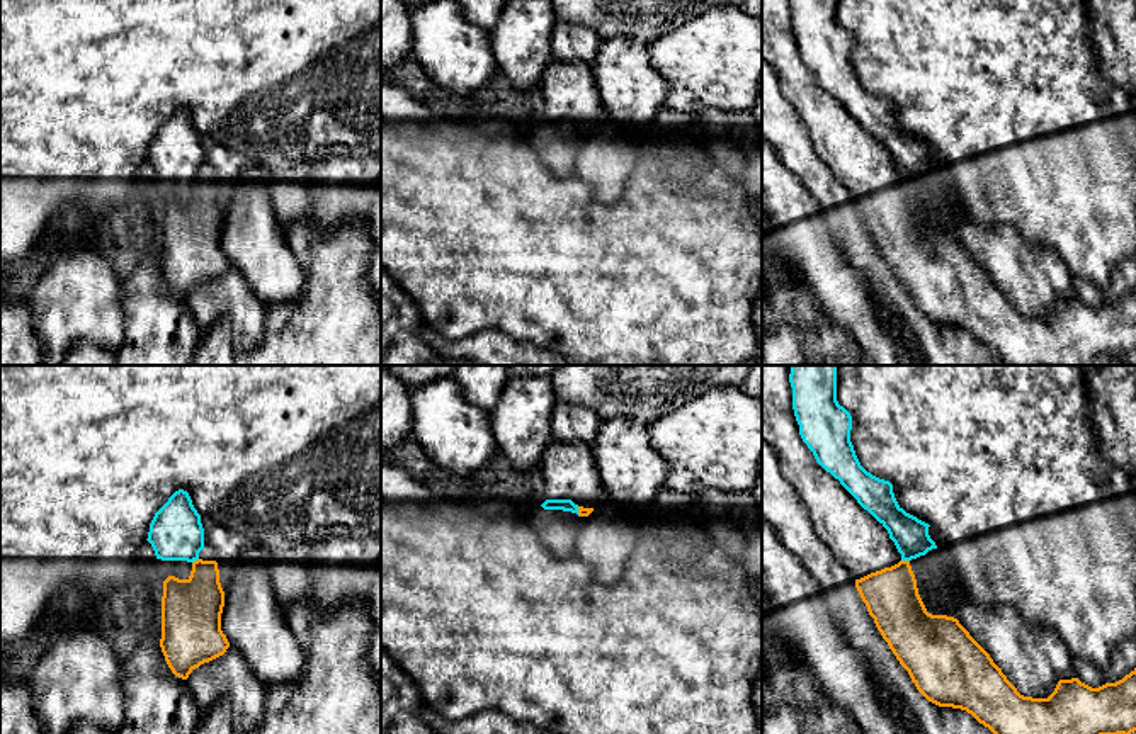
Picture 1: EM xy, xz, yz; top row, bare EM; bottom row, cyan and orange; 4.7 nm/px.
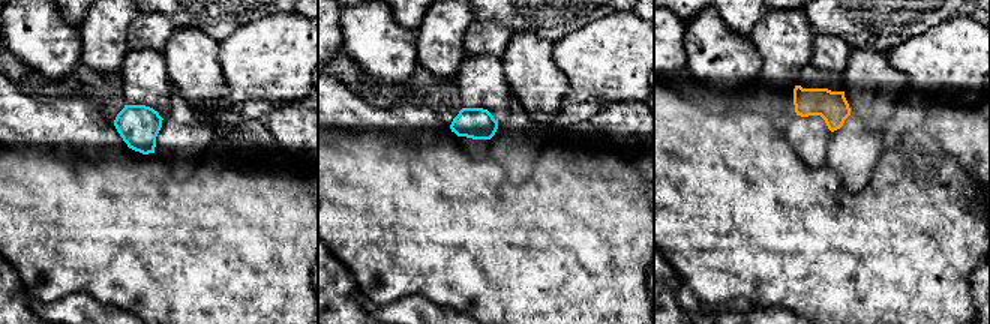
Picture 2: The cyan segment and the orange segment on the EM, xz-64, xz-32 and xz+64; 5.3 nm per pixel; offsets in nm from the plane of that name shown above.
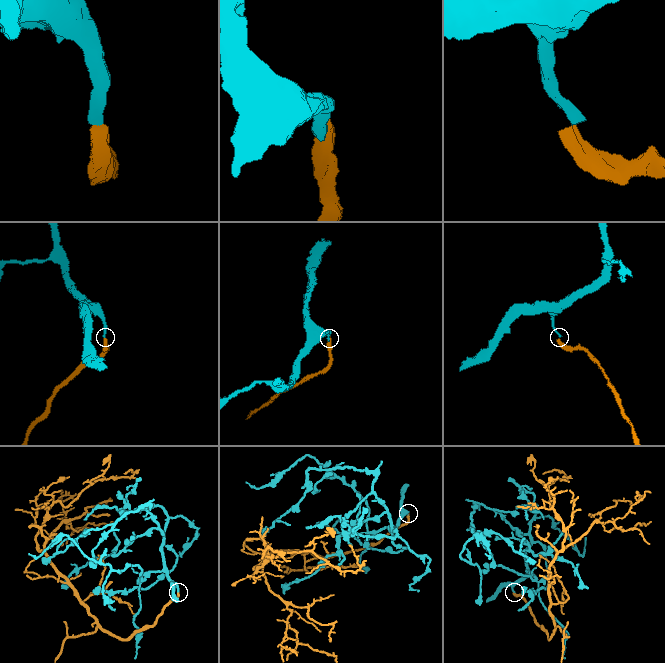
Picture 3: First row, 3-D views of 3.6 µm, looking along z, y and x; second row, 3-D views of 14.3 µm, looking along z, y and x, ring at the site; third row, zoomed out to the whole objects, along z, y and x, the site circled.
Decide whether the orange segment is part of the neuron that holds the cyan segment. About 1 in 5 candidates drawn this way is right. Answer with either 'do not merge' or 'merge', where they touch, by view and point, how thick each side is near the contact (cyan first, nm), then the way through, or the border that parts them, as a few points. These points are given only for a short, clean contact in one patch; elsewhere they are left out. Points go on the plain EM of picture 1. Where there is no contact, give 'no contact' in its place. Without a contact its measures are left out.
do not merge; contact yz (905, 179); calibres 170 and 260 nm; border yz (902, 179), (908, 180)

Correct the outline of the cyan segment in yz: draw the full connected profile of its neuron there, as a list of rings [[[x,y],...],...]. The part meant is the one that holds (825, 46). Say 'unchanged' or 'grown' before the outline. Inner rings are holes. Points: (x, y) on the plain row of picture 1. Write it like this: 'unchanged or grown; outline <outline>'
grown; outline [[[789,0],[792,7],[792,29],[799,44],[799,54],[813,71],[816,82],[830,92],[840,104],[867,129],[889,153],[901,180],[908,180],[917,199],[918,214],[932,234],[956,234],[956,204],[929,182],[927,172],[937,168],[929,155],[929,143],[906,133],[896,121],[893,104],[867,92],[850,61],[852,36],[837,20],[837,0]]]

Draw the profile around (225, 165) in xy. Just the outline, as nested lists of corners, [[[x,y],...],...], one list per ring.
[[[207,134],[201,136],[201,143],[204,165],[218,182],[219,202],[223,211],[226,211],[233,185],[250,170],[250,165],[241,155],[219,144]]]

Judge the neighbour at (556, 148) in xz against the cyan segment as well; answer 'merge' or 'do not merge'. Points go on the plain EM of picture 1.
merge

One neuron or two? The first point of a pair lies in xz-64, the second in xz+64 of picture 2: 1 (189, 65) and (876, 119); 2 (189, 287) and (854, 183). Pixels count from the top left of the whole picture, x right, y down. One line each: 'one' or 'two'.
1: one
2: two

